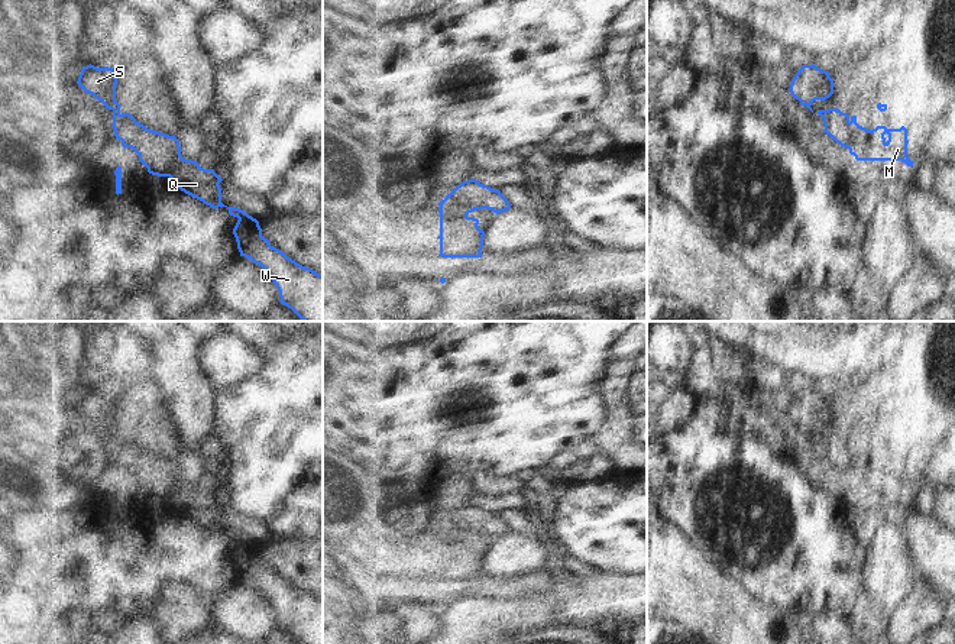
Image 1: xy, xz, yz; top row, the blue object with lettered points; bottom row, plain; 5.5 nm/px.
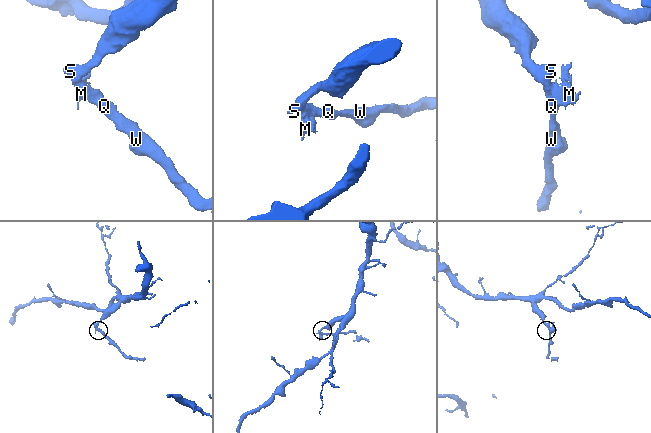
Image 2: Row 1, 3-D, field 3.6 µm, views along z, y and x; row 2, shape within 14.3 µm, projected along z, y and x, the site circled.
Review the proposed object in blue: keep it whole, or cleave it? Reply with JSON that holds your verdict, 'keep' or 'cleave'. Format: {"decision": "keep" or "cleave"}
{"decision": "cleave"}

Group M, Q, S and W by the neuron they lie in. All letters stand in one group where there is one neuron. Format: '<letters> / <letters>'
M / Q S W

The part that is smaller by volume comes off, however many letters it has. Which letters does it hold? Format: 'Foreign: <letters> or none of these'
Foreign: M

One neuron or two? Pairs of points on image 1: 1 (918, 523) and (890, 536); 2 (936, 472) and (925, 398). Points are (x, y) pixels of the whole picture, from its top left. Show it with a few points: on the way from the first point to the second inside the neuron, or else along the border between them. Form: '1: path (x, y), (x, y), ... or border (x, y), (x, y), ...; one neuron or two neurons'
1: border (905, 515), (906, 540), (913, 562); two neurons
2: border (938, 443), (929, 459); two neurons

